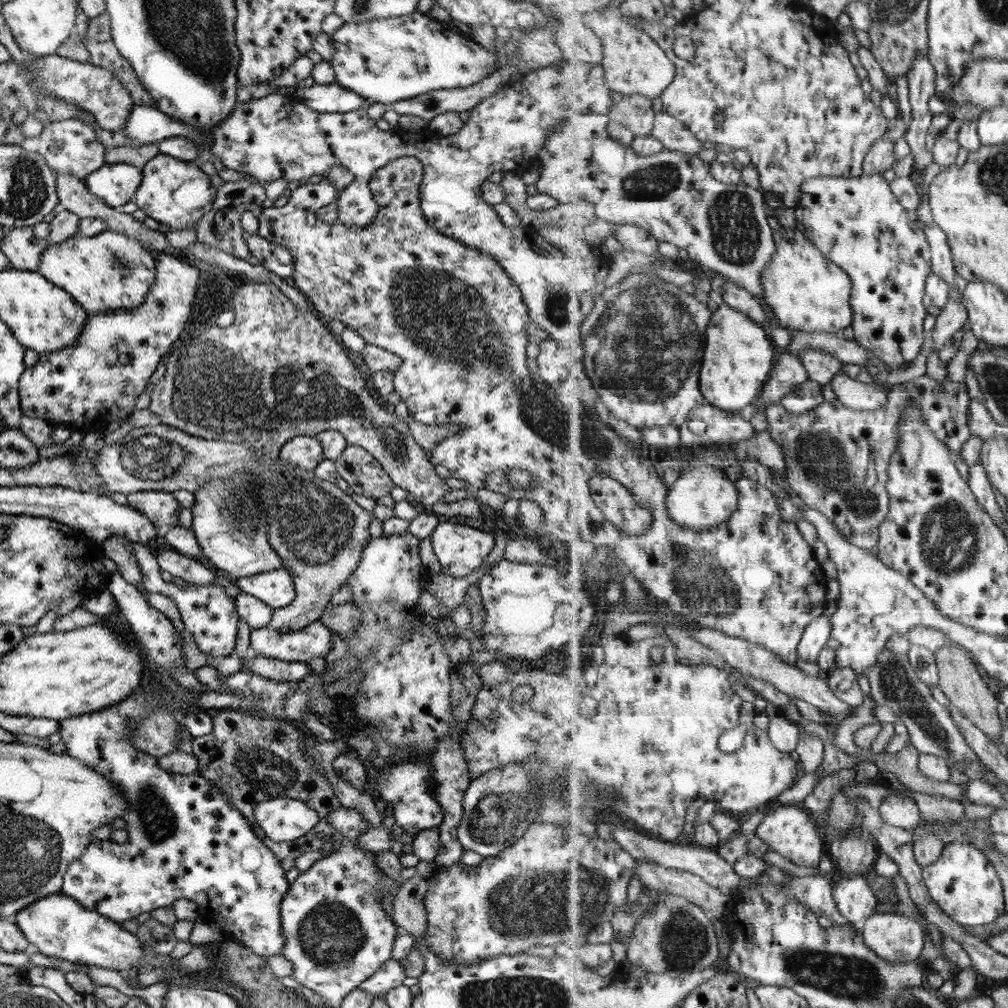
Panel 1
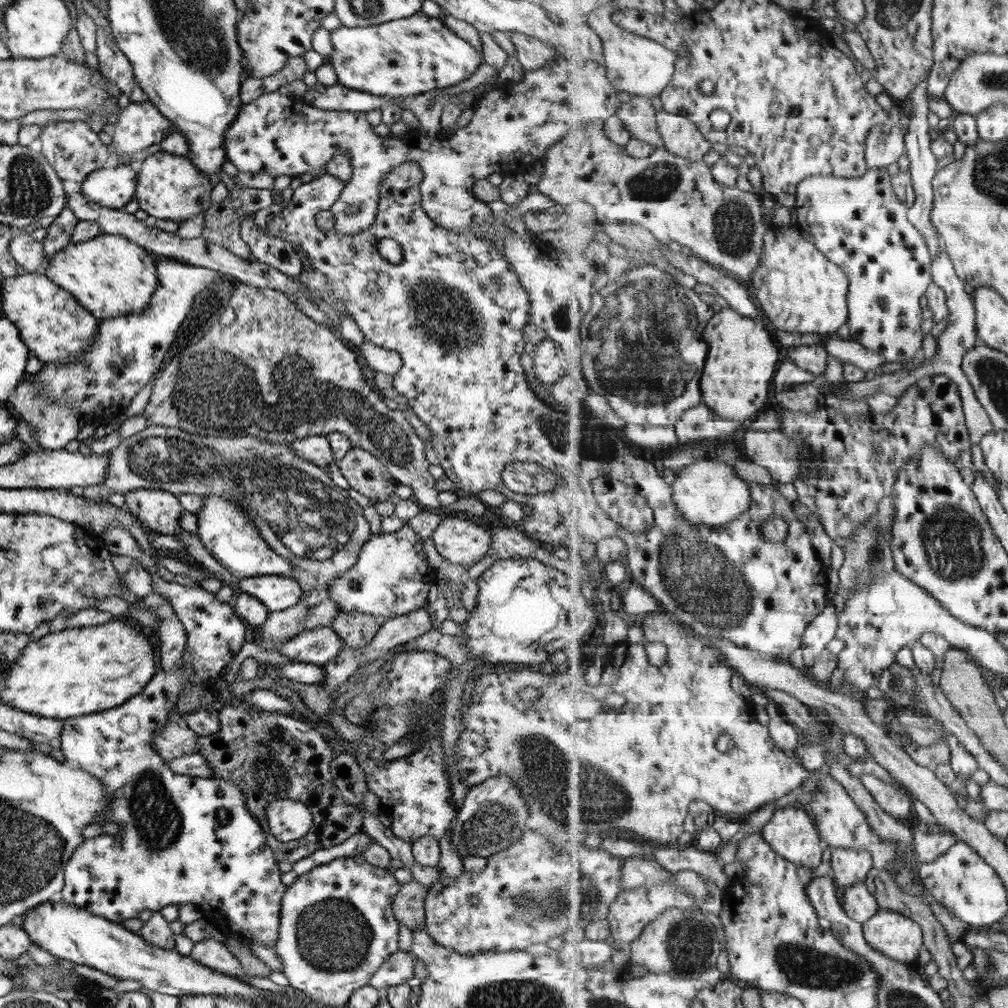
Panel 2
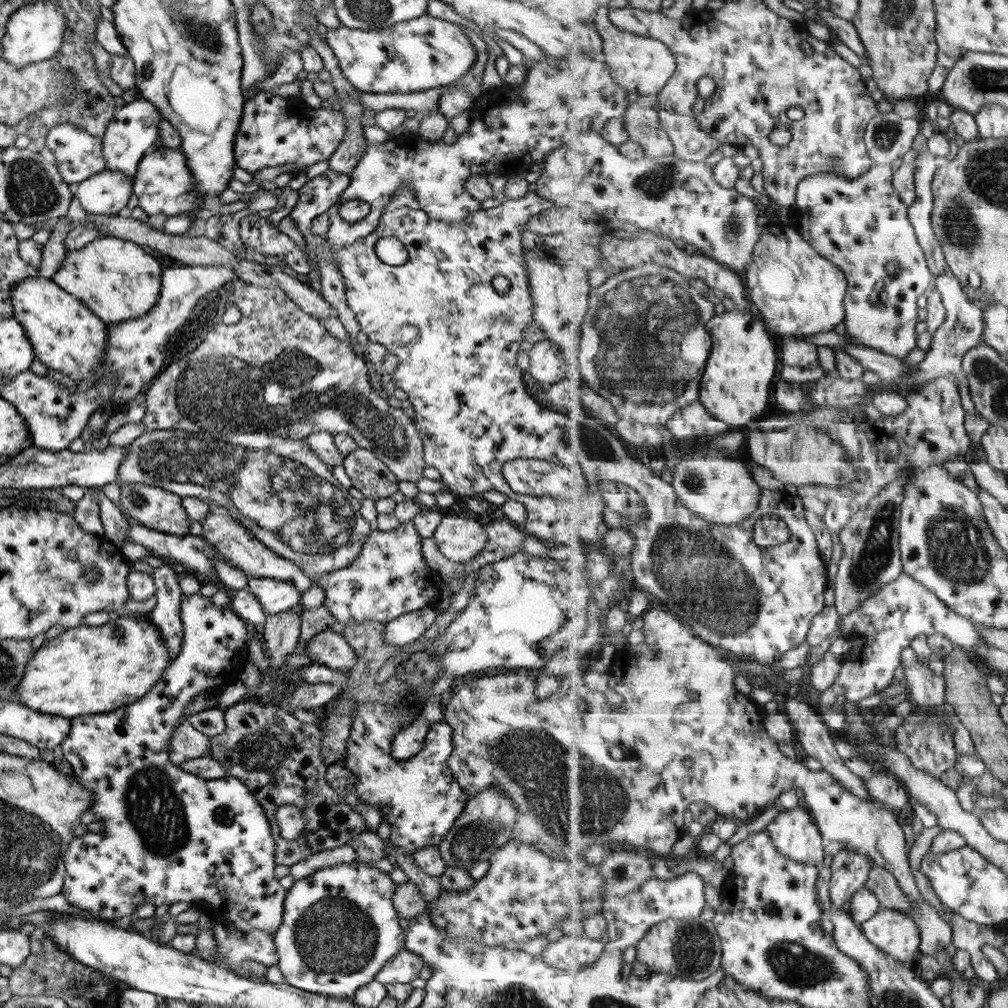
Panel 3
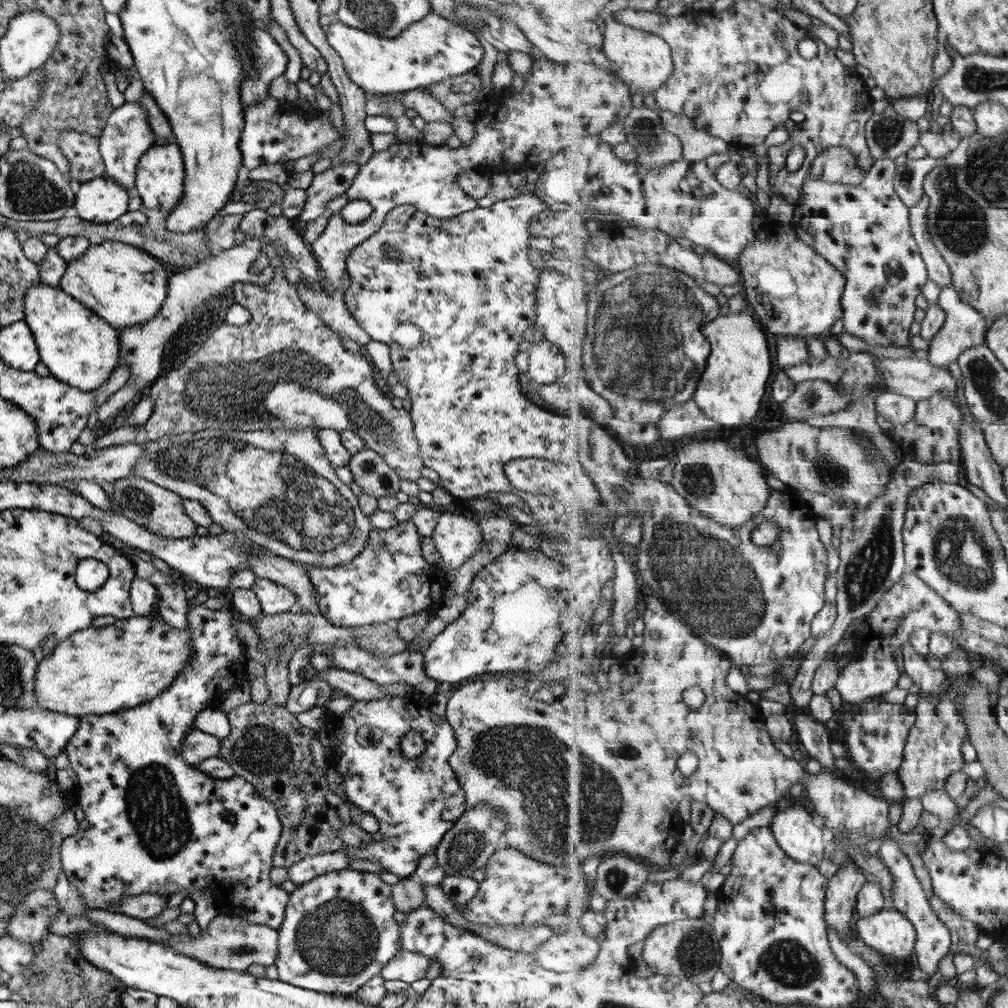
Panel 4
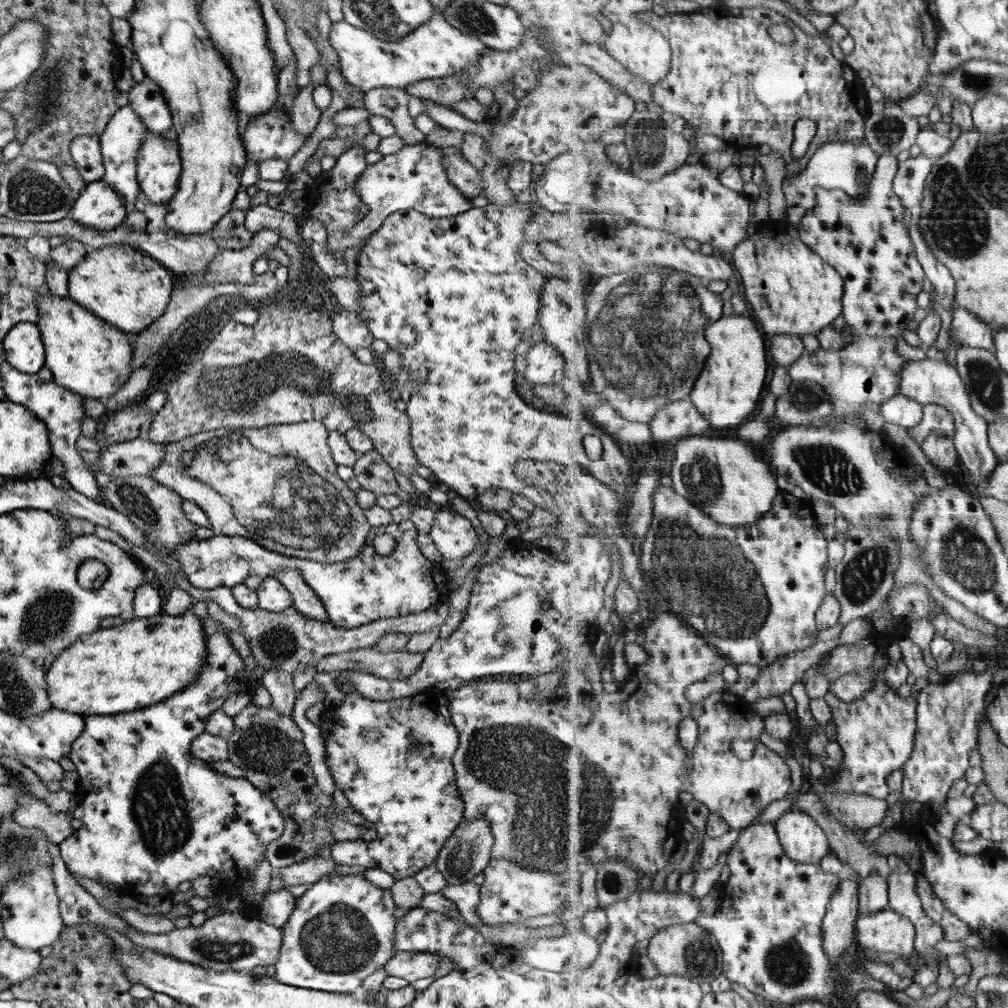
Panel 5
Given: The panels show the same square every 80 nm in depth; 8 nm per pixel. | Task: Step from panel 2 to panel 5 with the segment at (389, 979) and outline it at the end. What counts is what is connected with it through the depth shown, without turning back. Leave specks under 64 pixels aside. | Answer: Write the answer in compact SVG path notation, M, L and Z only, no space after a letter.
M398 952L384 964L384 971L387 976L402 978L410 983L431 976L440 960L441 956L427 952Z

